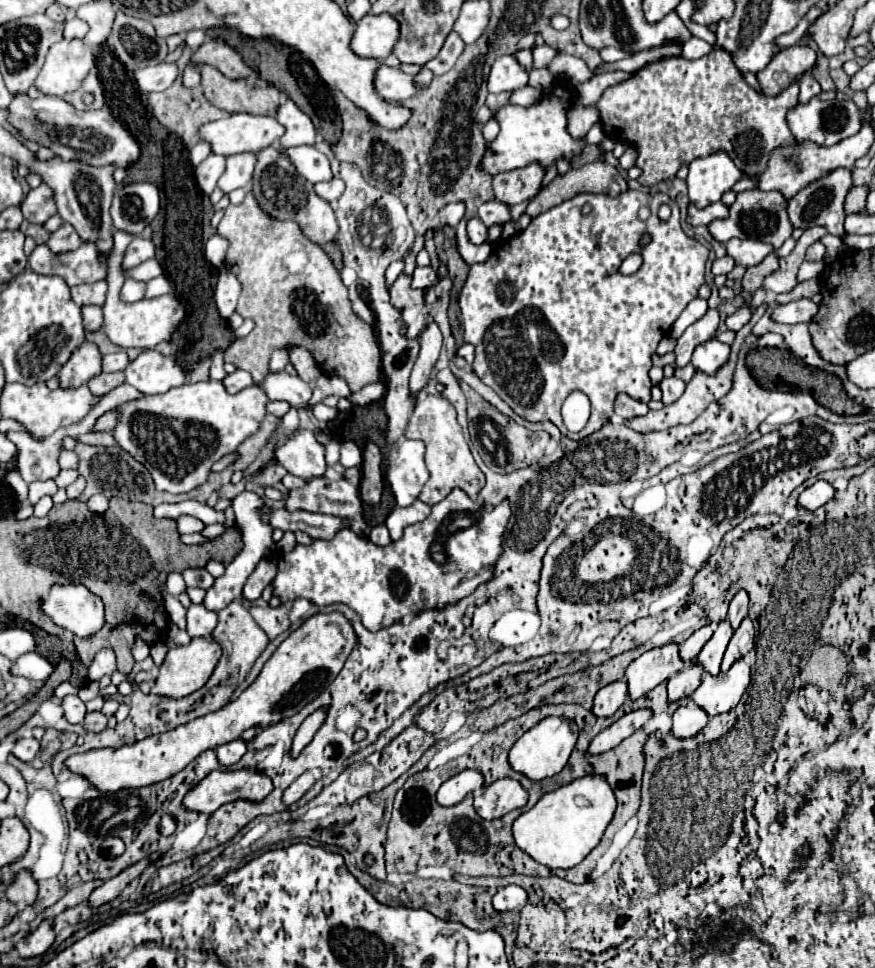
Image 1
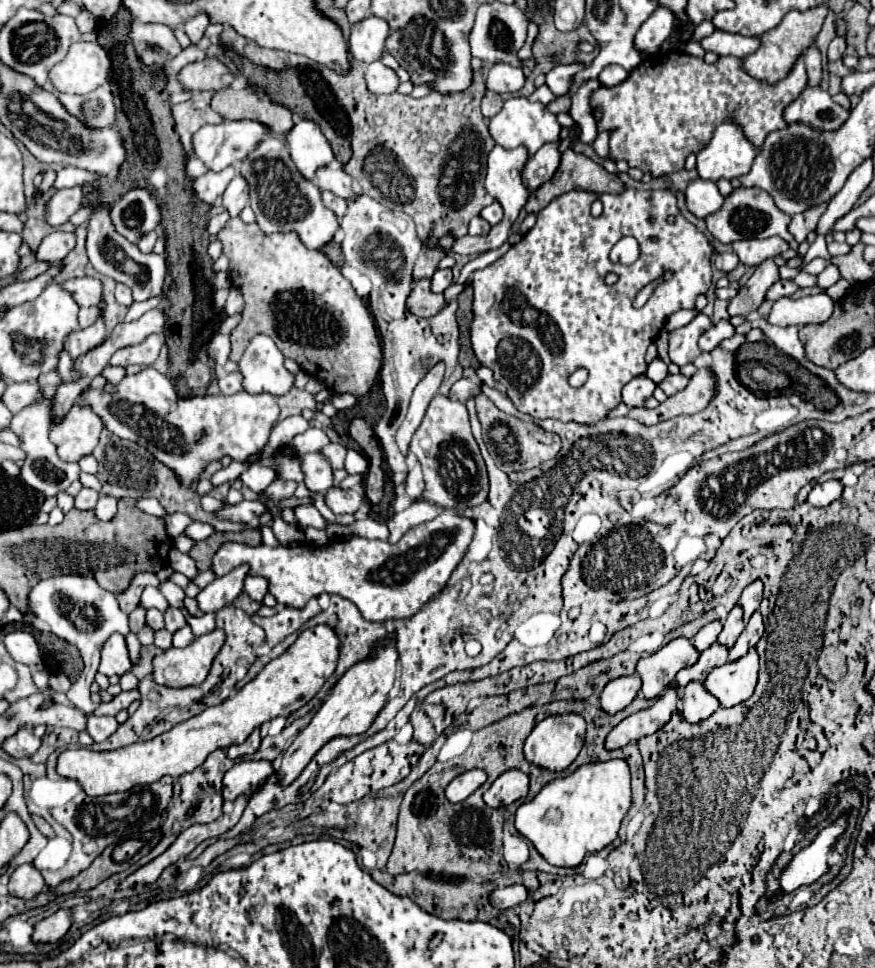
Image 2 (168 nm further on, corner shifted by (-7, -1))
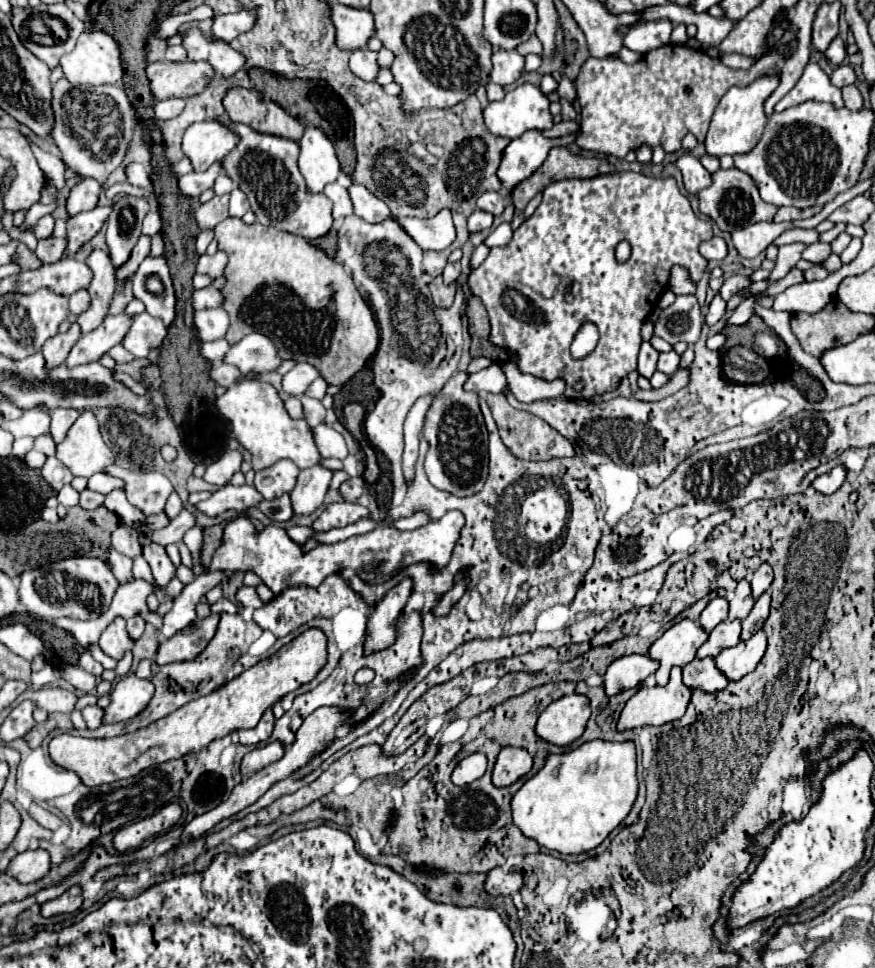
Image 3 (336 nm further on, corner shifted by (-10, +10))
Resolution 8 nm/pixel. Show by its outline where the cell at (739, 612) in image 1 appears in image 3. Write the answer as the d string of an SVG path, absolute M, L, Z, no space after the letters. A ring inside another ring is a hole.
M762 564L754 574L752 574L752 578L750 578L750 586L752 586L752 596L758 600L764 592L766 592L766 588L772 584L772 568L768 566L768 564Z

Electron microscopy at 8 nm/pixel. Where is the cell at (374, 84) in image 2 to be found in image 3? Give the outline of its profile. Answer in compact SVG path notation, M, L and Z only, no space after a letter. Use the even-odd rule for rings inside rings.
M360 48L350 54L350 68L358 78L372 82L372 80L376 80L378 72L380 72L376 58L378 58L378 52L372 52L368 48Z

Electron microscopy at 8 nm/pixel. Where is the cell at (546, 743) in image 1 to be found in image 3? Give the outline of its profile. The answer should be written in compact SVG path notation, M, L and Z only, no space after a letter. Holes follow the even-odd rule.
M564 696L560 700L554 700L540 714L536 722L536 736L560 748L570 746L576 738L582 736L588 718L590 704L586 696Z

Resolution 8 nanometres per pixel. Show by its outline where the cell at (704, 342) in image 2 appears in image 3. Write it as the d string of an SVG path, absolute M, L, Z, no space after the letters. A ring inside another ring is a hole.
M716 294L714 300L712 300L712 304L710 304L710 310L706 314L706 324L708 326L714 326L724 314L726 314L726 302Z

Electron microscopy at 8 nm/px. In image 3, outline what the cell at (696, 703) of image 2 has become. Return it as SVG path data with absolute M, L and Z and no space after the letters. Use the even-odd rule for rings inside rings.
M714 658L692 660L690 664L686 664L684 672L682 672L682 680L688 688L702 690L706 694L720 692L728 686L728 680L724 680L724 676L720 676L720 672L716 672Z

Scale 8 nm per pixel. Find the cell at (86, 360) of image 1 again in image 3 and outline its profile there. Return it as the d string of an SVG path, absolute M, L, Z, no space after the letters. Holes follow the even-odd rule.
M94 250L86 264L92 268L94 272L94 280L88 288L90 292L90 308L86 312L82 312L76 322L80 326L80 332L82 334L88 334L90 330L96 330L102 320L106 318L108 314L108 308L112 304L112 298L114 298L114 290L116 290L116 278L114 278L114 266L110 262L110 256L108 252L104 250Z

